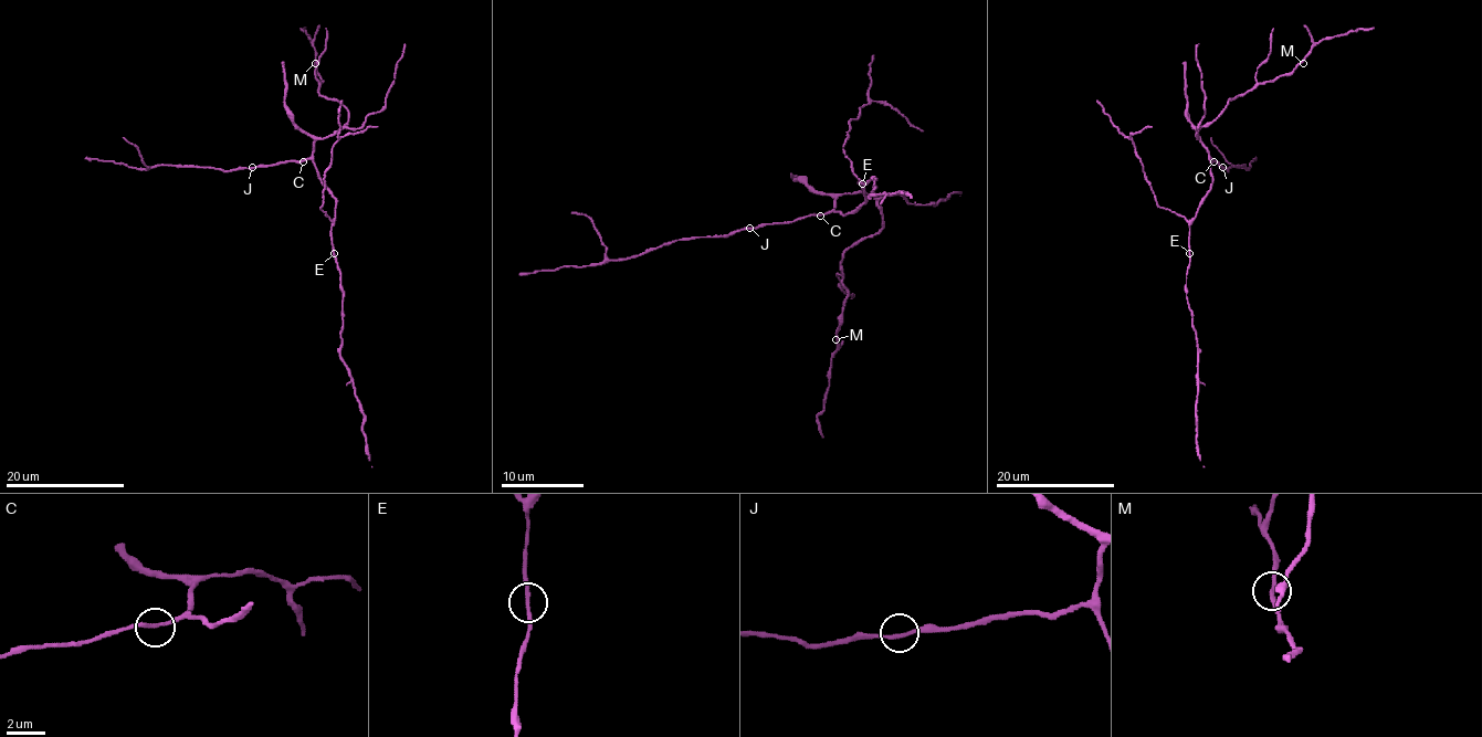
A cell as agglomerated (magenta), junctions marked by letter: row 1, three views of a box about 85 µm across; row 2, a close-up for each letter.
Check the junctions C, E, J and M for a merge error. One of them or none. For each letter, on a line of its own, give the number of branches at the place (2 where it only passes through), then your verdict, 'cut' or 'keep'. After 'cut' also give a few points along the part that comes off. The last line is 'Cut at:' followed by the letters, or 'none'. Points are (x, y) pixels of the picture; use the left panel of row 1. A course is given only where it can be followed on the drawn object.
C: 2 branches meet; keep
E: 2 branches meet; keep
J: 2 branches meet; keep
M: 2 branches meet; keep
Cut at: none

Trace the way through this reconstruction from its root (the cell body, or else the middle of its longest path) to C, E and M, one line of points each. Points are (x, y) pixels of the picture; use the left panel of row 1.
C: (322, 181), (316, 166), (311, 159), (303, 161)
E: (322, 181), (335, 200), (335, 218), (330, 225), (334, 253)
M: (322, 181), (313, 161), (313, 143), (335, 134), (346, 124), (347, 111), (319, 93), (322, 81), (315, 63)

